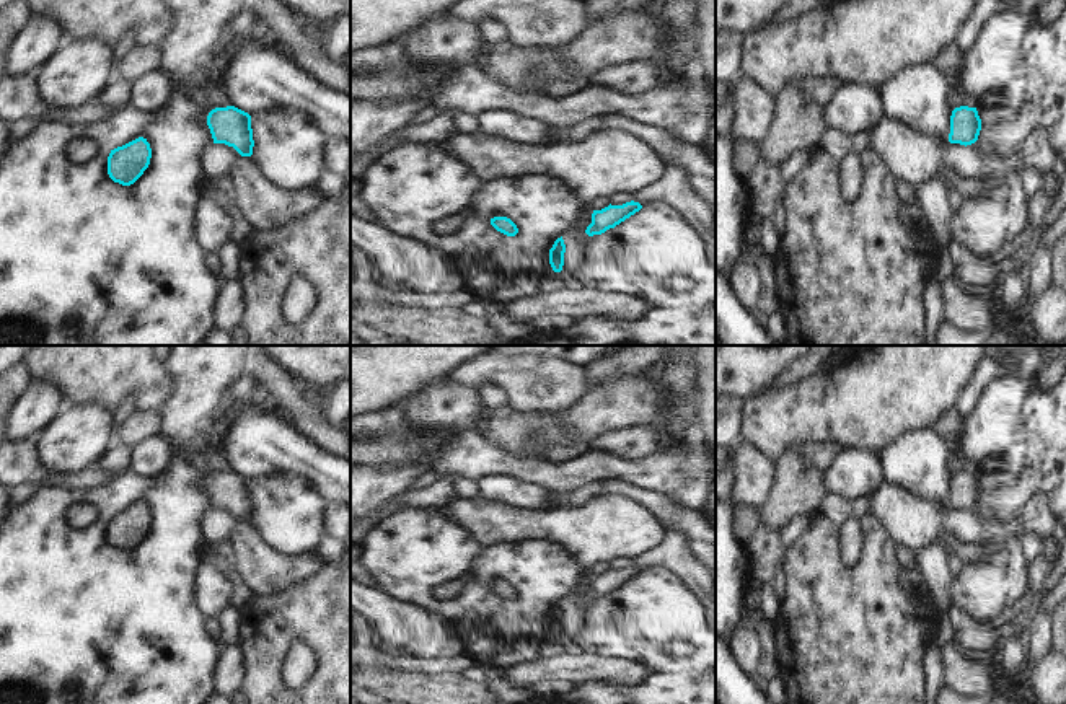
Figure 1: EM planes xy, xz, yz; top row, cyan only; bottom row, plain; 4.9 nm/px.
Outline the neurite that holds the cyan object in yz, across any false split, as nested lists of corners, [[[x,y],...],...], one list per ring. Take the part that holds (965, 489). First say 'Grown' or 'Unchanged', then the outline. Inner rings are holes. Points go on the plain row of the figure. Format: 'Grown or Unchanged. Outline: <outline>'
Unchanged. Outline: [[[960,471],[950,481],[950,508],[971,510],[978,505],[981,484],[976,473]]]

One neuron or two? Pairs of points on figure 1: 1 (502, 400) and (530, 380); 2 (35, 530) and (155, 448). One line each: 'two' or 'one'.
1: two
2: two

